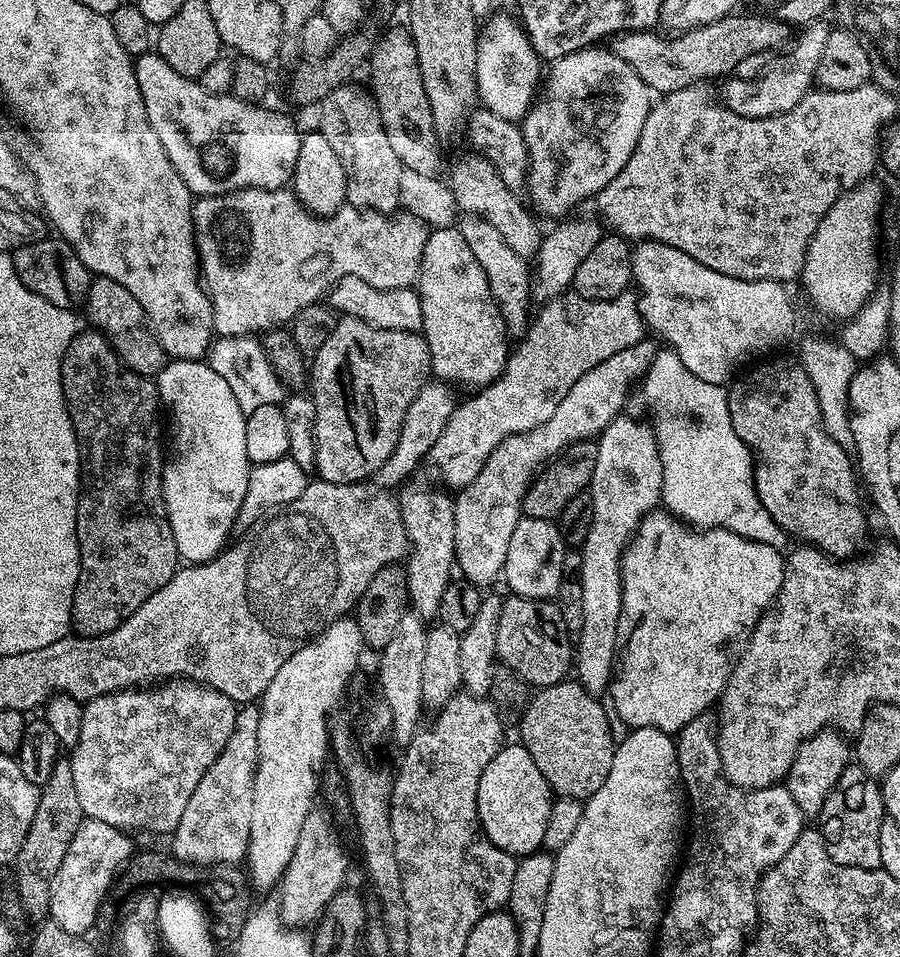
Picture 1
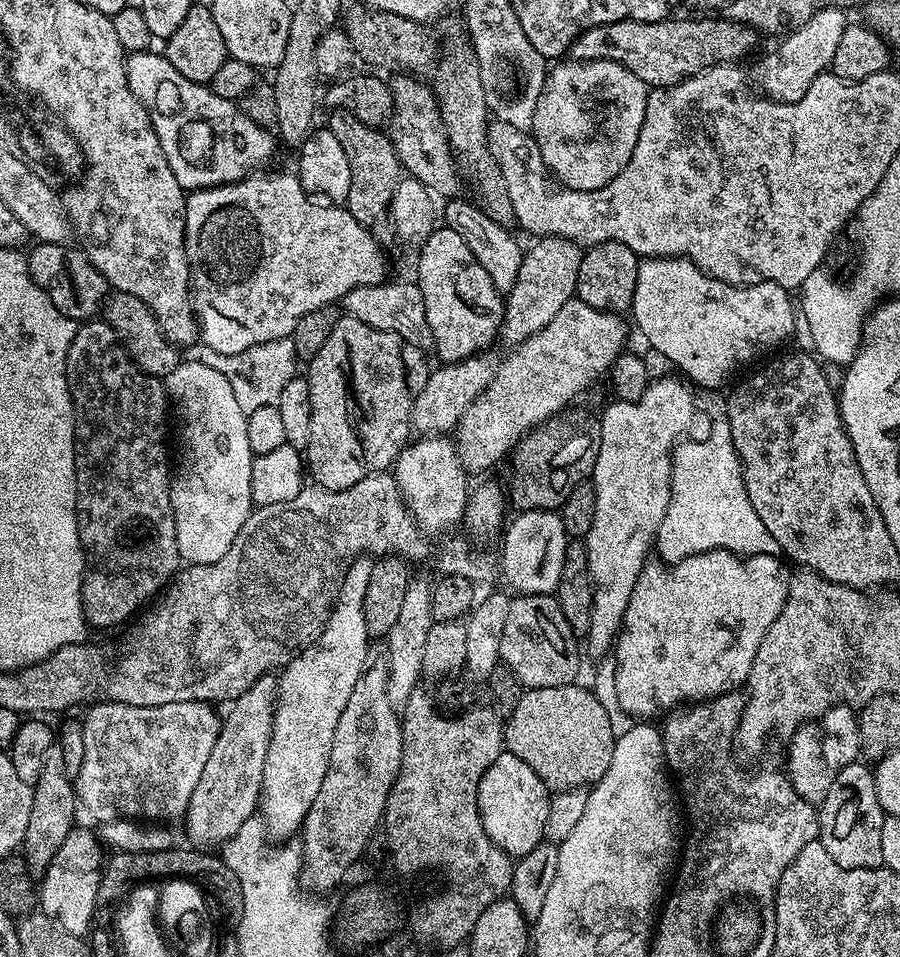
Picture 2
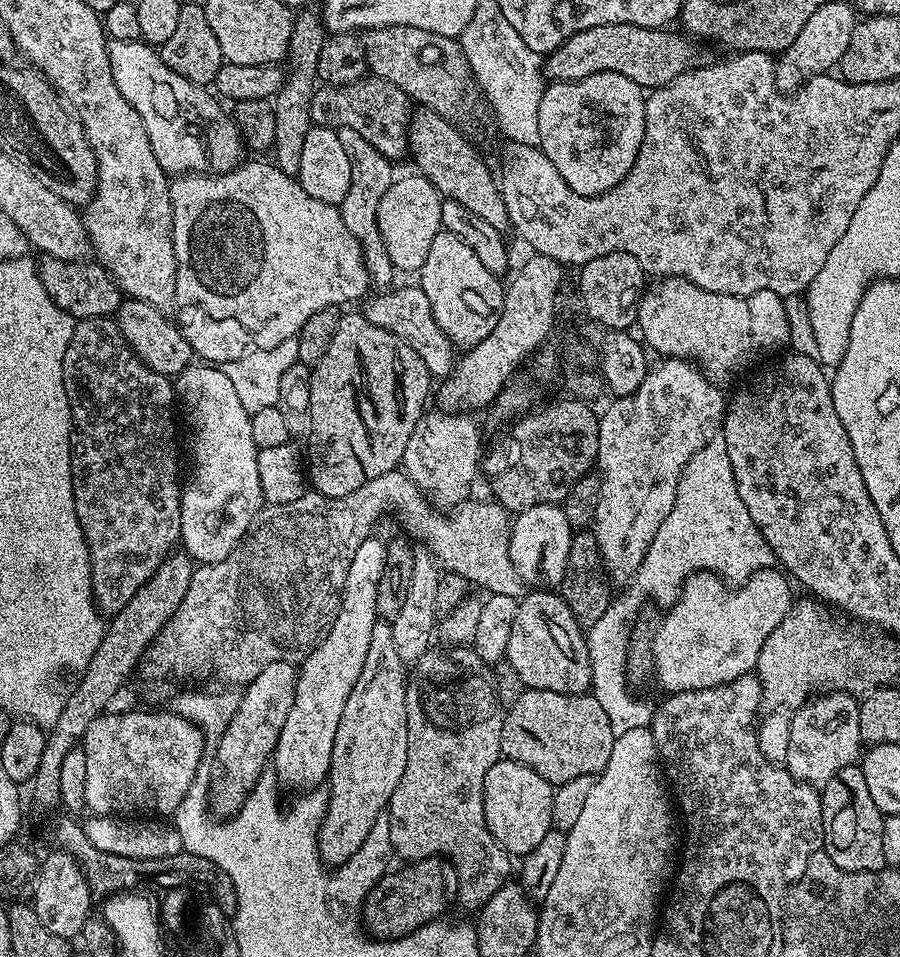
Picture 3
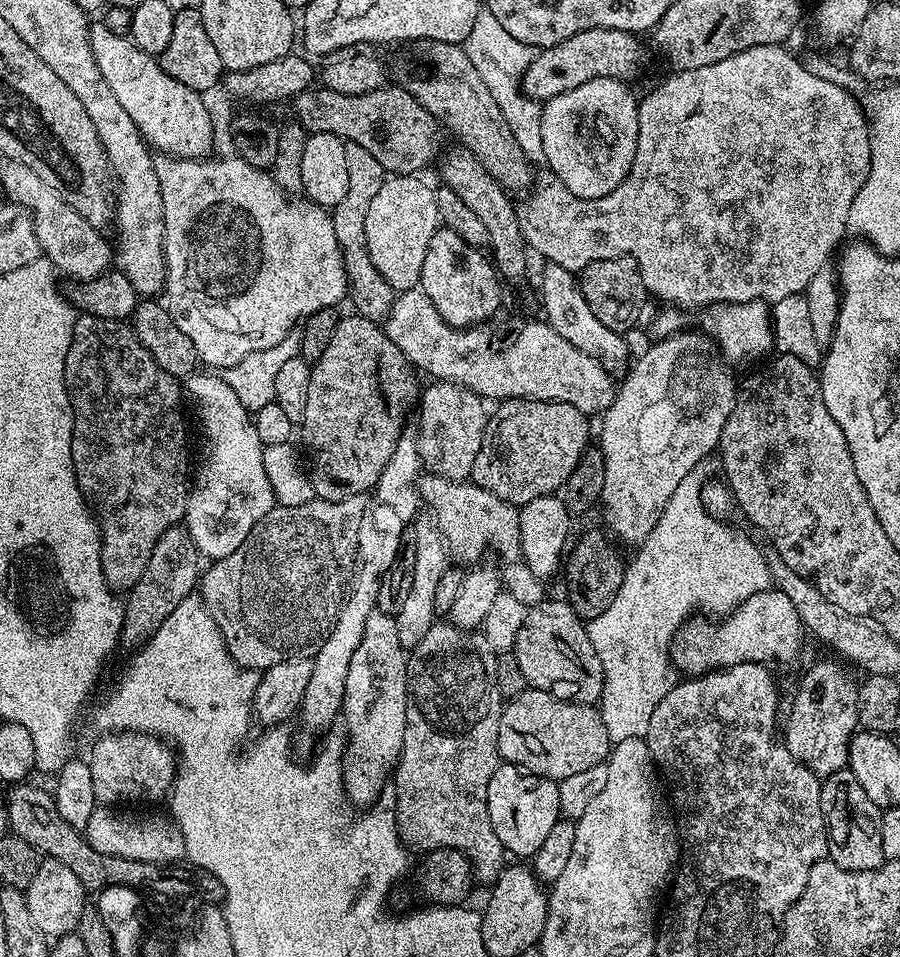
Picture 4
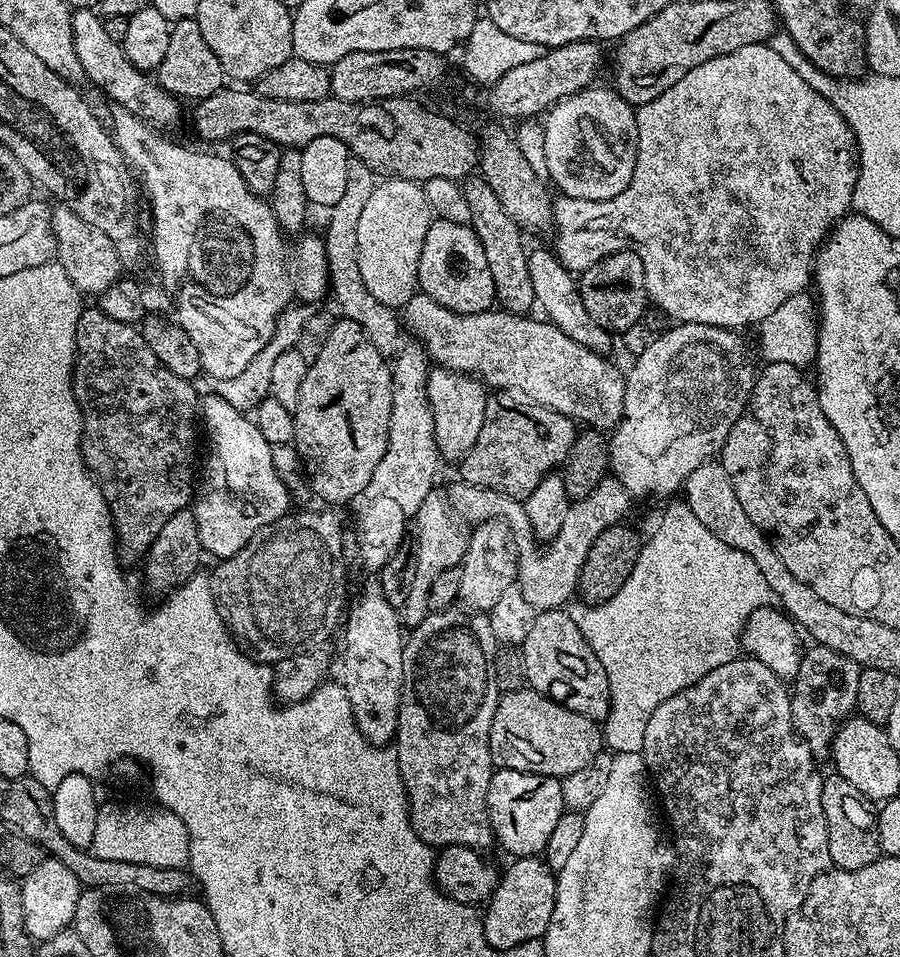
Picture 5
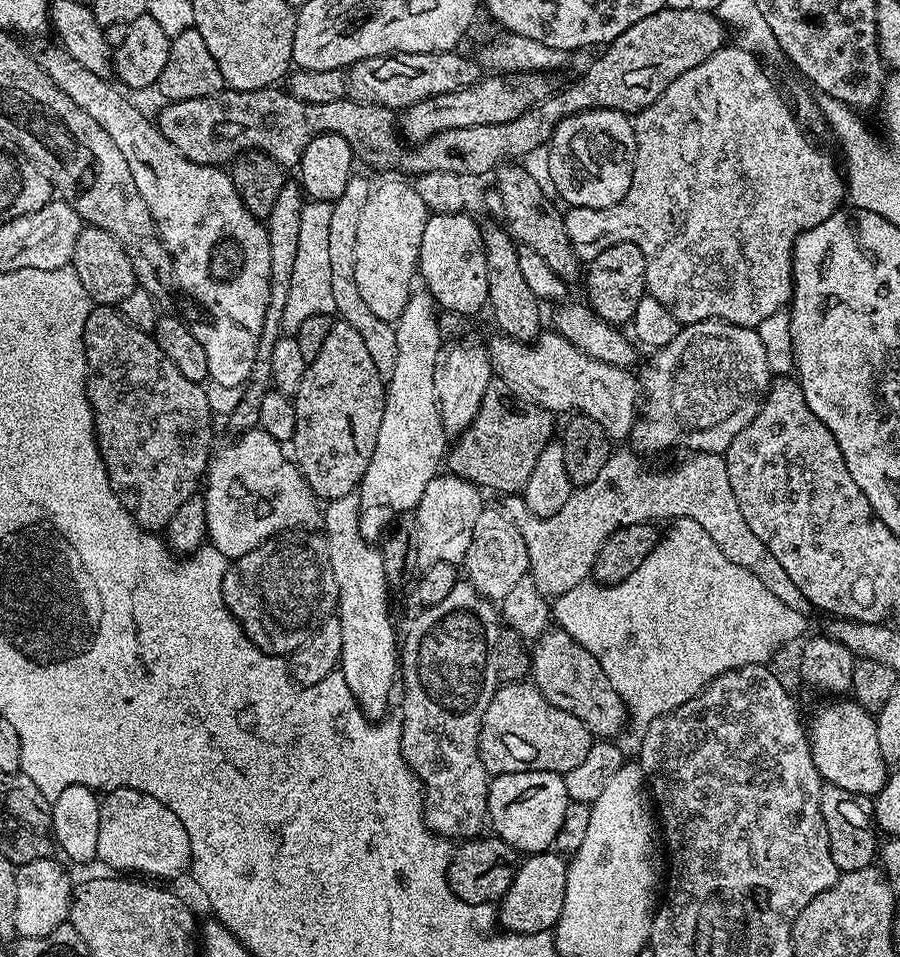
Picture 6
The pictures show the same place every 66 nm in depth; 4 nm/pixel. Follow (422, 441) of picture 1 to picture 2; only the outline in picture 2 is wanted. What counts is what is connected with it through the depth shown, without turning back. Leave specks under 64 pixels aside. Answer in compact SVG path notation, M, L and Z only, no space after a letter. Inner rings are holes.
M477 354L469 356L466 360L459 360L456 364L433 367L429 371L428 381L426 386L422 386L422 394L416 399L416 411L412 417L412 426L417 437L448 434L455 429L462 414L466 414L474 400L490 386L494 364L486 357L487 355Z

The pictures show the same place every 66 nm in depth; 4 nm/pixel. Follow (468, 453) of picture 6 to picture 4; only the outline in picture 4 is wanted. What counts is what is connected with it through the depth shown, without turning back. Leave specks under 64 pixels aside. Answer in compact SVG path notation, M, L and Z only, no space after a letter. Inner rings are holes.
M502 400L491 409L488 425L482 438L482 446L478 446L478 454L474 458L471 483L482 486L482 490L490 490L490 494L498 494L508 504L522 506L526 502L534 502L534 498L542 498L559 493L564 487L566 478L574 474L574 466L589 448L594 428L588 425L589 417L566 402L553 400Z

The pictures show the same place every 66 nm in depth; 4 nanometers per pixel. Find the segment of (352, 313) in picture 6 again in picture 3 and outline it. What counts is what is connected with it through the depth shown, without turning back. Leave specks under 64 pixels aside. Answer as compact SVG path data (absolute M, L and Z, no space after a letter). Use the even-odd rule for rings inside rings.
M340 128L339 134L342 138L342 147L346 149L346 158L350 158L350 190L343 202L338 205L342 222L346 222L346 230L354 234L354 238L364 249L364 265L368 267L369 277L375 283L377 280L378 283L384 284L394 276L394 269L384 249L384 240L380 236L376 219L378 202L382 202L382 194L390 190L394 179L394 173L392 173L394 164L382 154L378 154L378 150L374 150L374 146L370 146L370 142L366 142L366 138L358 134L358 130Z

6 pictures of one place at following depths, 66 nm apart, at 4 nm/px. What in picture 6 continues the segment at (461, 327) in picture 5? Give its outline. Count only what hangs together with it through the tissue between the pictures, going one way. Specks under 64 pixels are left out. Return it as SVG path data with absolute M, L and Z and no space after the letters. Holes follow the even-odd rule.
M555 330L545 331L531 343L496 334L492 341L487 341L486 347L495 375L509 389L513 388L511 391L517 397L547 408L553 414L564 412L594 418L613 441L620 442L623 436L624 439L631 437L642 392L637 377L632 377L629 369L590 358Z

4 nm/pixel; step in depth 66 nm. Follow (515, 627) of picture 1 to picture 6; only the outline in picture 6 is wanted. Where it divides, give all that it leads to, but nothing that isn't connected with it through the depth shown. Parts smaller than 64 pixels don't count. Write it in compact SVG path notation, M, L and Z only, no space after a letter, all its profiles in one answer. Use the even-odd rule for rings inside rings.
M549 630L541 634L530 652L531 679L546 699L554 706L574 714L592 731L596 738L616 738L628 720L628 710L623 698L610 686L606 670L602 670L600 660L590 654L570 634L559 630Z

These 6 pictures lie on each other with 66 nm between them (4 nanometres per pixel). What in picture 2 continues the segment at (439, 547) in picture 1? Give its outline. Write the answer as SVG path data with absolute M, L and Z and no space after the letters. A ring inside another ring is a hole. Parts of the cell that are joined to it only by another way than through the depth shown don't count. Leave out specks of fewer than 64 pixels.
M437 434L409 443L396 459L394 475L405 504L412 511L420 529L429 537L443 537L445 534L455 533L452 531L456 527L461 527L464 512L468 509L470 473L465 468L460 449L451 435Z

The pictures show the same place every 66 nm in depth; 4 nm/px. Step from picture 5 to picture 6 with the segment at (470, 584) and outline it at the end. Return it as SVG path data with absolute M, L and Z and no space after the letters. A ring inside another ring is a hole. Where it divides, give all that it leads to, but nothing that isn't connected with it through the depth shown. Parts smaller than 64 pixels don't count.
M481 507L478 522L474 522L474 538L470 542L470 550L464 555L462 568L463 571L464 568L468 571L467 583L473 584L478 594L493 602L504 600L506 594L510 594L510 586L518 586L518 582L529 575L528 544L522 538L522 534L518 534L518 526L514 526L514 522L505 514L503 507Z

